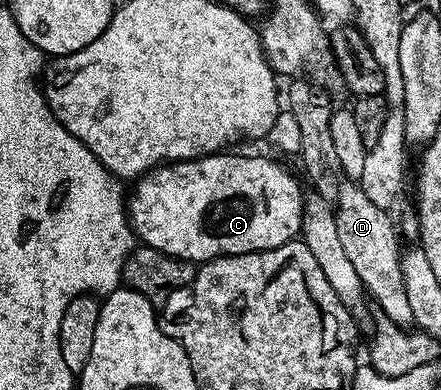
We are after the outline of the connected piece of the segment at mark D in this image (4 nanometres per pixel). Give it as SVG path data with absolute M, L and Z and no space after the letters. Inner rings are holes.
M342 183L338 186L336 216L340 231L340 244L352 267L356 267L356 275L360 275L365 292L382 308L381 316L392 323L406 327L413 322L412 306L408 304L408 294L404 291L404 275L402 274L402 258L398 241L400 233L390 222L391 214L387 210L376 207L370 202L368 195L354 183Z

